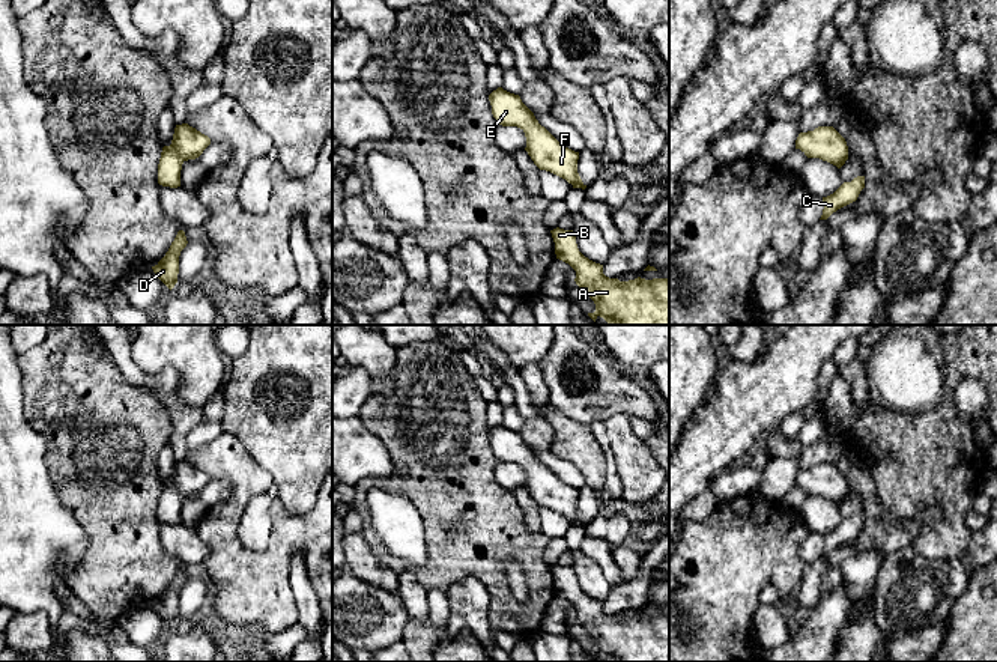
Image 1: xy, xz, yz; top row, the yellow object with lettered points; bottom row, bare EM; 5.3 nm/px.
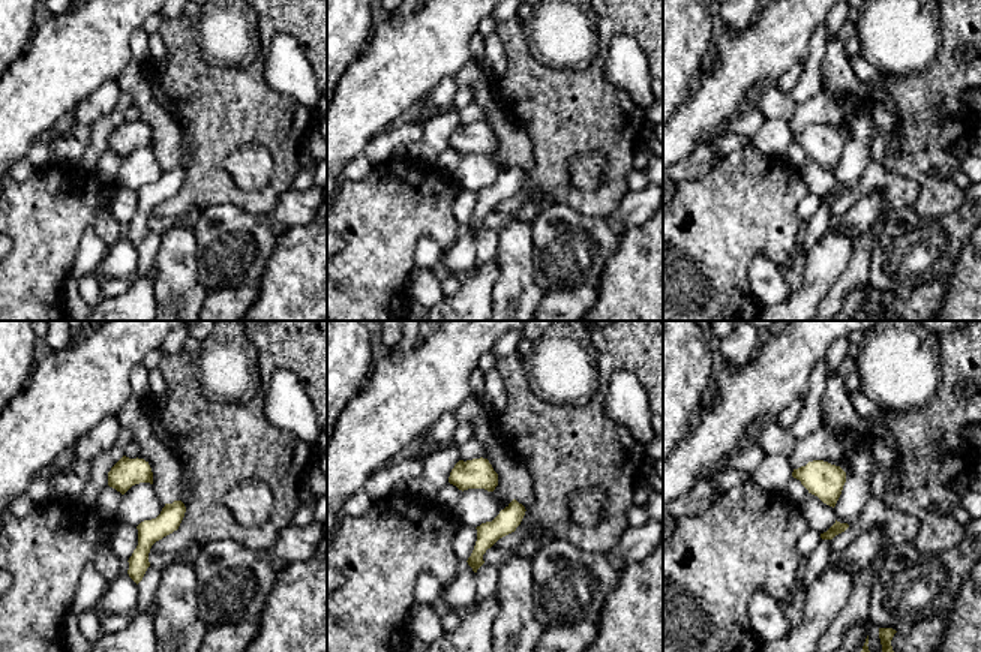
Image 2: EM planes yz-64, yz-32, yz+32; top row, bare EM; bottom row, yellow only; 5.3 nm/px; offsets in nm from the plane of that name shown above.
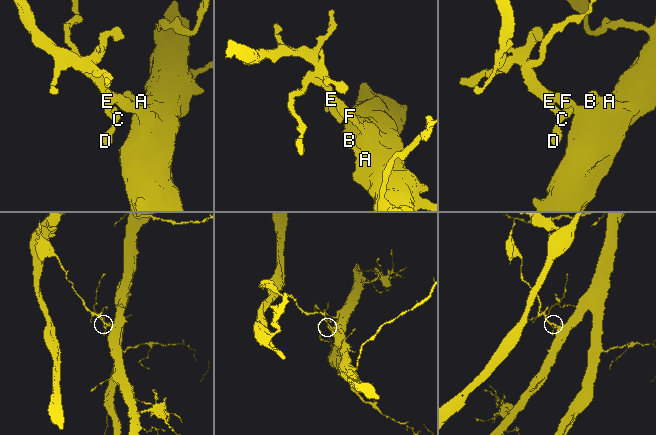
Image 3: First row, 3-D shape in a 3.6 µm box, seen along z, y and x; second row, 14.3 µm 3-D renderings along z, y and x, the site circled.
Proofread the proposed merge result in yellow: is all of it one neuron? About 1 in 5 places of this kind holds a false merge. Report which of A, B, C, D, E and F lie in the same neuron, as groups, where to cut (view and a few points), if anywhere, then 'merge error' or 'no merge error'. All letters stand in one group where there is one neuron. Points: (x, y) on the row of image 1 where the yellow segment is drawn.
A B C D E F | no cut | no merge error

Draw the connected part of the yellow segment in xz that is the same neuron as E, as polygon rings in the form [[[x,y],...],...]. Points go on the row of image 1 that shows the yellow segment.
[[[498,87],[489,95],[489,101],[492,114],[499,125],[517,126],[525,132],[525,150],[540,170],[550,172],[565,179],[573,188],[586,188],[577,173],[579,152],[561,144],[544,126],[541,126],[519,95]]]

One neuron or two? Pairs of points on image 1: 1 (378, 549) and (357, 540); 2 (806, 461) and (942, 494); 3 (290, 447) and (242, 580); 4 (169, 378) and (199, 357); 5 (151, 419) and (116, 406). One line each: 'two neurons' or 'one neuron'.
1: two neurons
2: two neurons
3: two neurons
4: two neurons
5: one neuron

